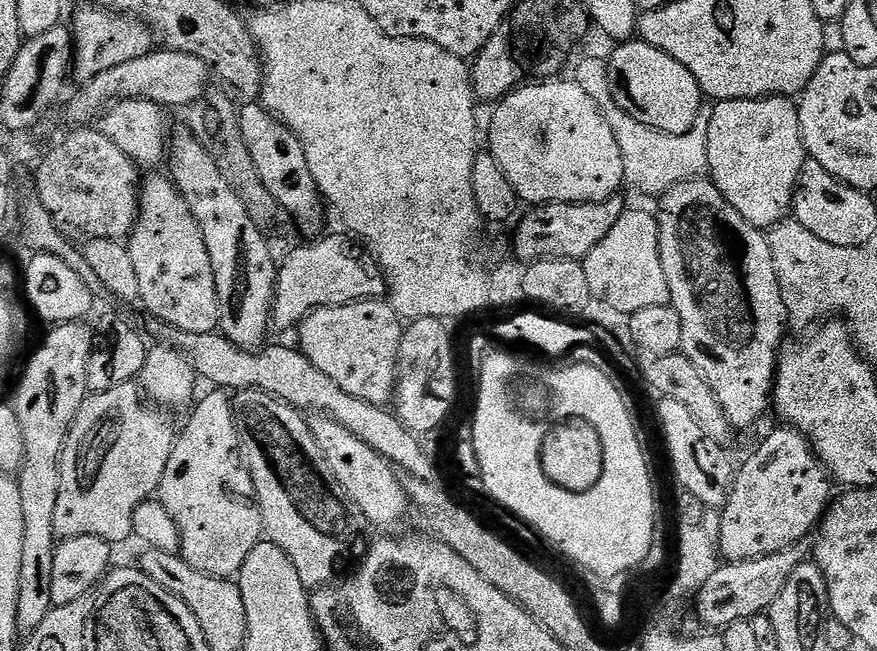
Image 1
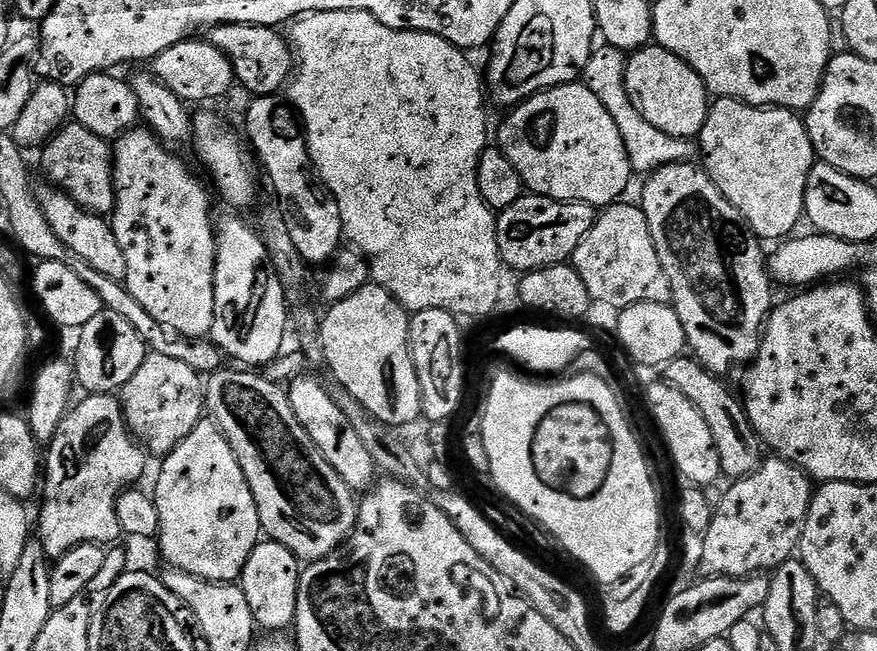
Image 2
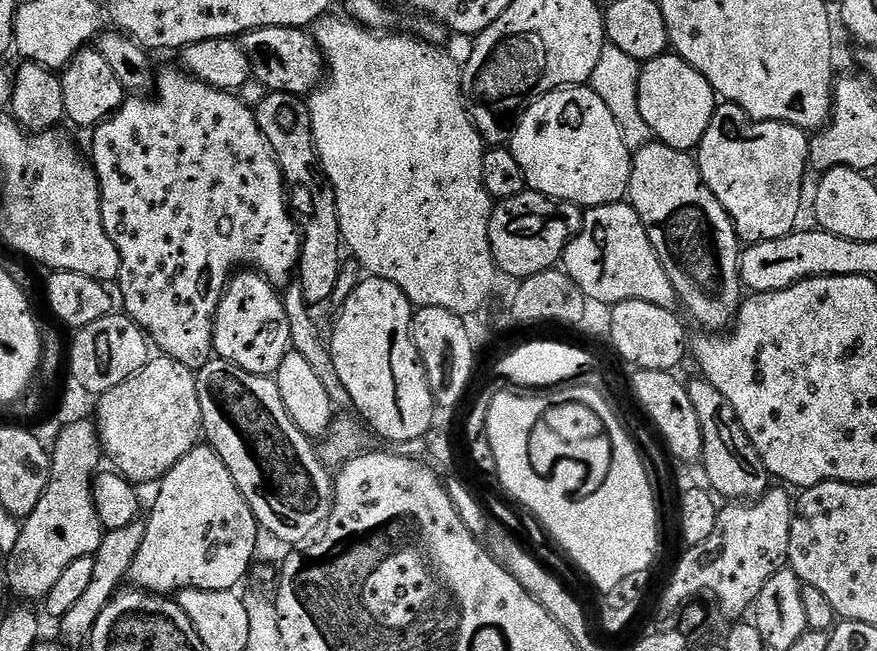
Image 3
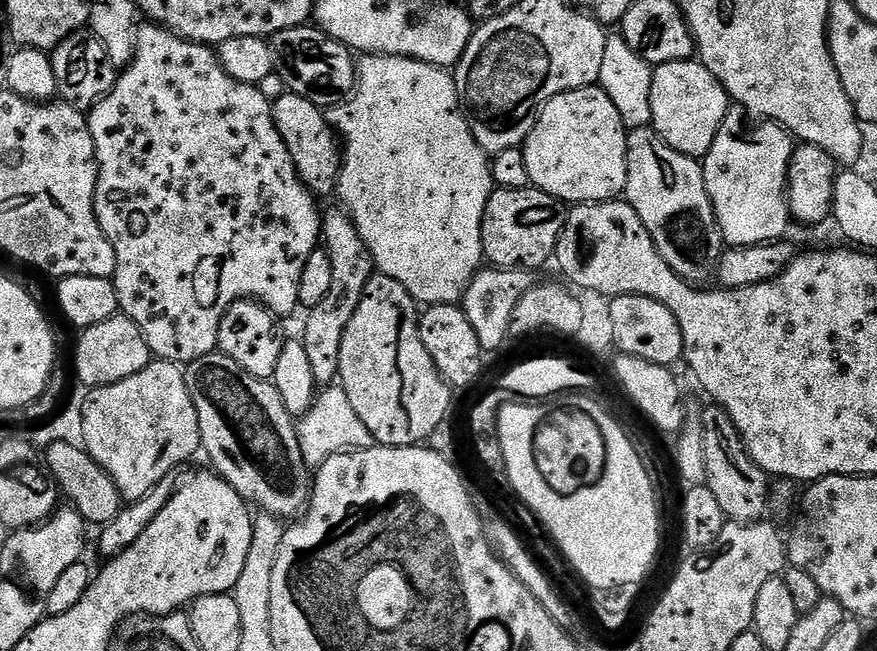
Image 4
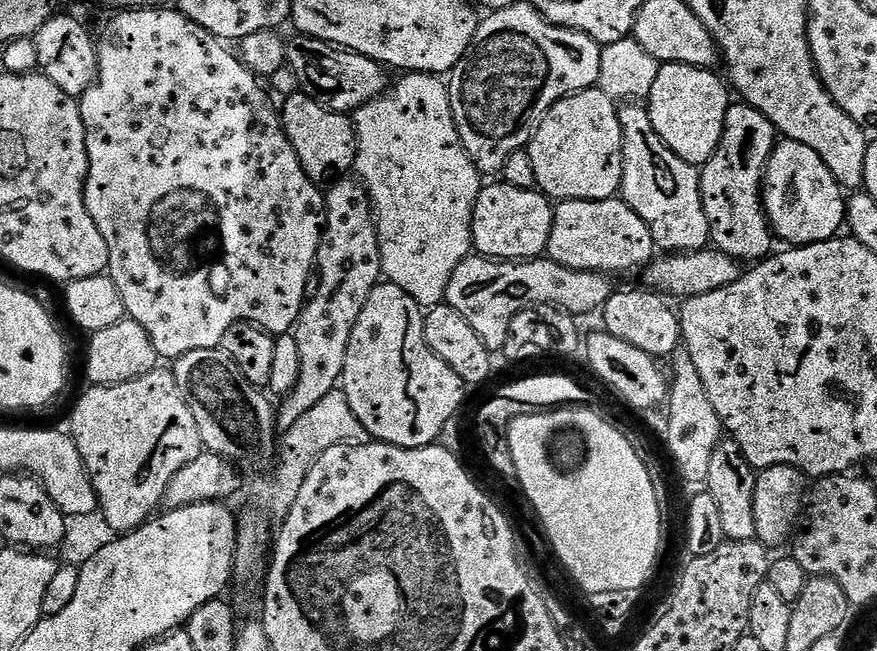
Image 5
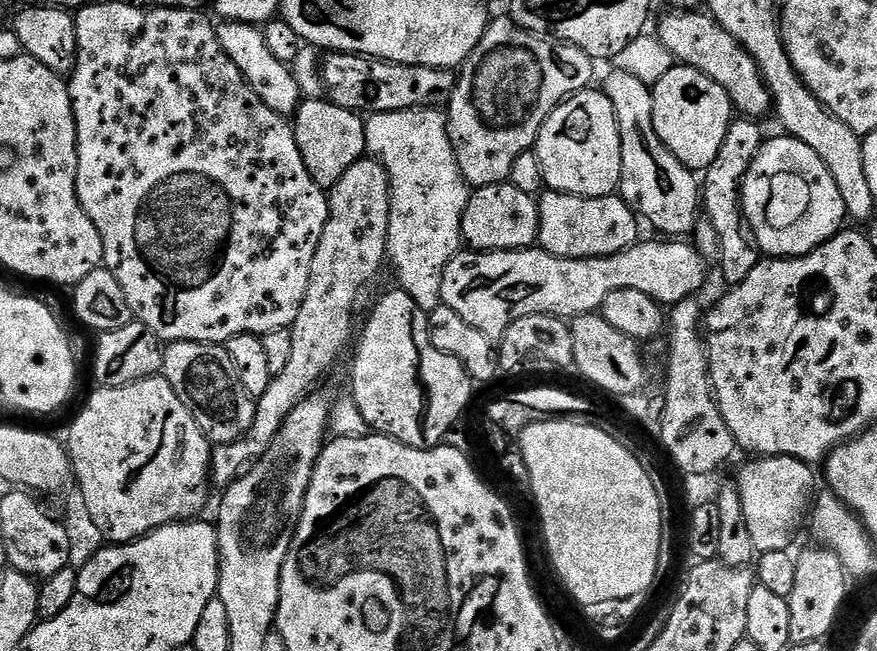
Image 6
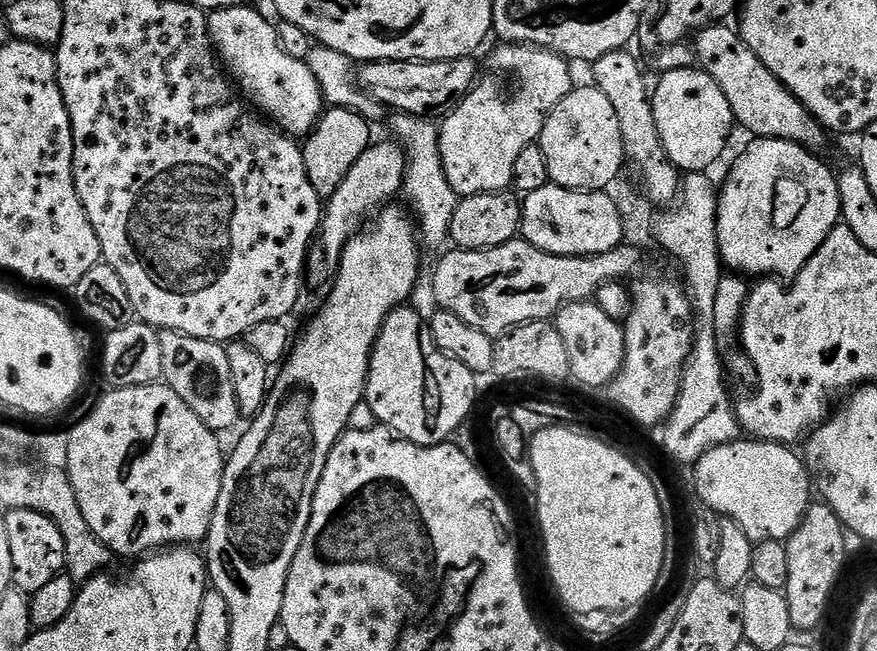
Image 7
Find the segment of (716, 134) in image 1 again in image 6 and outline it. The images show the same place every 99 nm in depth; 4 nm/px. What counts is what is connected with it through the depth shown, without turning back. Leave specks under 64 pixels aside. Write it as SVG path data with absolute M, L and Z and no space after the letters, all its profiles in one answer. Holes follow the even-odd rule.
M752 118L733 119L732 125L726 130L726 142L722 142L722 150L718 150L718 158L714 158L714 162L702 176L702 212L718 234L718 265L720 264L720 272L724 275L725 285L728 286L741 284L750 274L750 270L754 270L754 266L758 266L762 259L761 253L746 231L740 210L740 185L744 183L746 170L762 143L760 128L756 124L759 123Z

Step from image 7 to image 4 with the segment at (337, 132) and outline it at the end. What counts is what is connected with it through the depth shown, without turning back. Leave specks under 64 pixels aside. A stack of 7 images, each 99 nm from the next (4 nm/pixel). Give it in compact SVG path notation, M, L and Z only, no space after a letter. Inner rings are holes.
M285 91L282 98L272 101L272 113L278 134L282 134L290 150L290 158L301 182L320 198L327 192L335 193L340 179L342 144L332 125L328 123L325 109L298 94Z

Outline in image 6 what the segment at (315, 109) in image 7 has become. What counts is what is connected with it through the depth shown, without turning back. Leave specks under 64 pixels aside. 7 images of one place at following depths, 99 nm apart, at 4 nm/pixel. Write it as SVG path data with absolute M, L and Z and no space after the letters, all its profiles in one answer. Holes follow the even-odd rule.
M229 20L216 28L216 37L222 50L226 50L226 54L234 62L234 66L242 70L254 94L258 94L258 98L262 98L262 102L266 102L266 106L270 106L270 110L274 110L279 116L291 117L302 103L300 87L291 67L278 62L278 58L270 54L269 47L264 41L263 31L255 24L239 24Z

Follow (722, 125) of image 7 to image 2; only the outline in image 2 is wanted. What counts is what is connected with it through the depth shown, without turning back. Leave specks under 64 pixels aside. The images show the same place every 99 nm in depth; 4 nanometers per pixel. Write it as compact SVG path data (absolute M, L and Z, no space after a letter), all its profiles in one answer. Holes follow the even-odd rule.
M659 46L641 48L631 53L627 61L624 71L626 91L642 118L646 118L650 126L662 130L662 134L683 140L699 137L710 107L708 87L699 74L686 62L682 62L682 58Z

